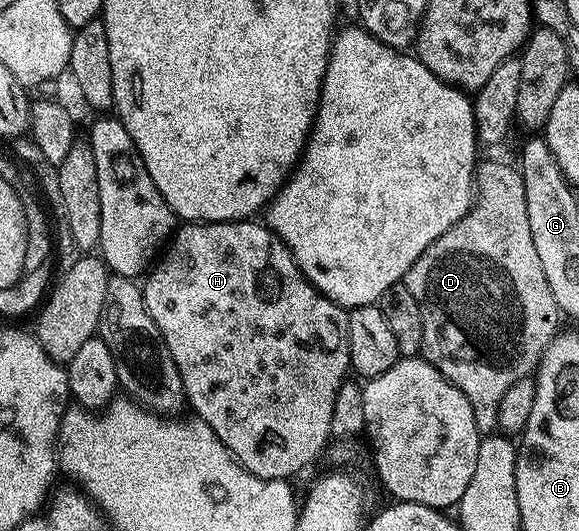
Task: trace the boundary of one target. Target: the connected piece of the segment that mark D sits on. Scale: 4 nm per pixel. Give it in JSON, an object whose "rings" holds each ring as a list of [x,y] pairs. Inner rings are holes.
{"rings":[[[482,158],[477,164],[473,208],[422,252],[403,281],[419,301],[419,313],[423,313],[421,355],[471,401],[471,413],[475,413],[481,436],[494,434],[503,393],[520,378],[536,372],[541,356],[559,331],[557,302],[535,251],[520,170],[514,164],[512,167],[497,159]]]}

